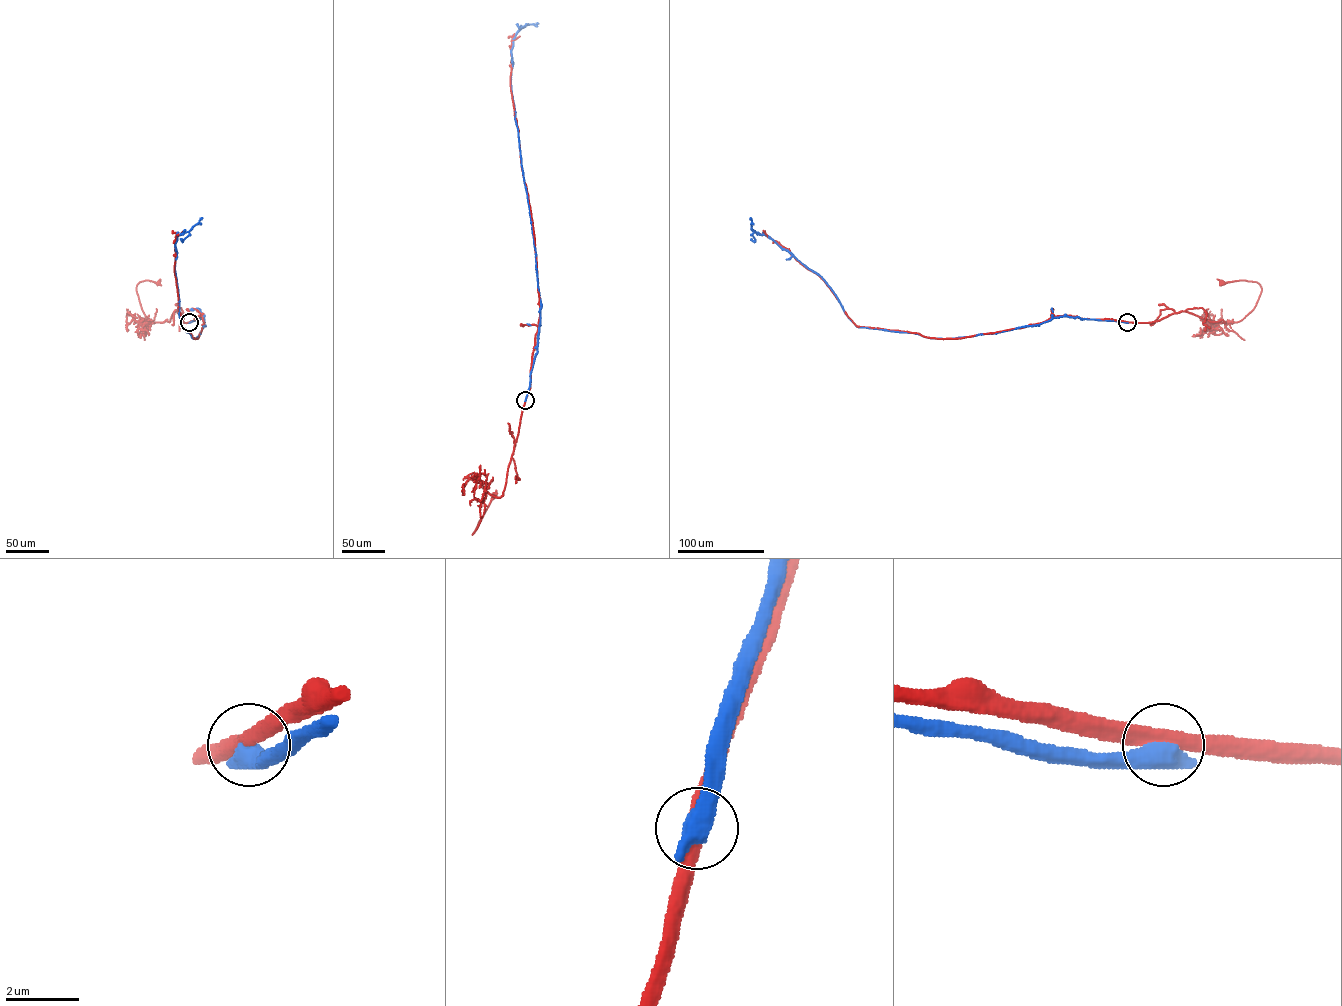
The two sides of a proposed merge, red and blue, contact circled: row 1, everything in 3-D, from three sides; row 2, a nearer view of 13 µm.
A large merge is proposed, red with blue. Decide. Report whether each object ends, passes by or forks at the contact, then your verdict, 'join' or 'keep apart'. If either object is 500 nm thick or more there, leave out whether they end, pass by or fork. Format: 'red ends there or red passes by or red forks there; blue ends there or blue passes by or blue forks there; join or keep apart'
keep apart

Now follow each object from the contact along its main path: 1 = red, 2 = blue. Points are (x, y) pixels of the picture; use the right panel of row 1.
1: (1127, 322), (1151, 322), (1182, 311), (1211, 321), (1241, 321), (1254, 308), (1261, 287), (1245, 280), (1221, 283)
2: (1127, 322), (1061, 316), (996, 333), (944, 339), (857, 326), (825, 281), (768, 236), (754, 232), (750, 217)

